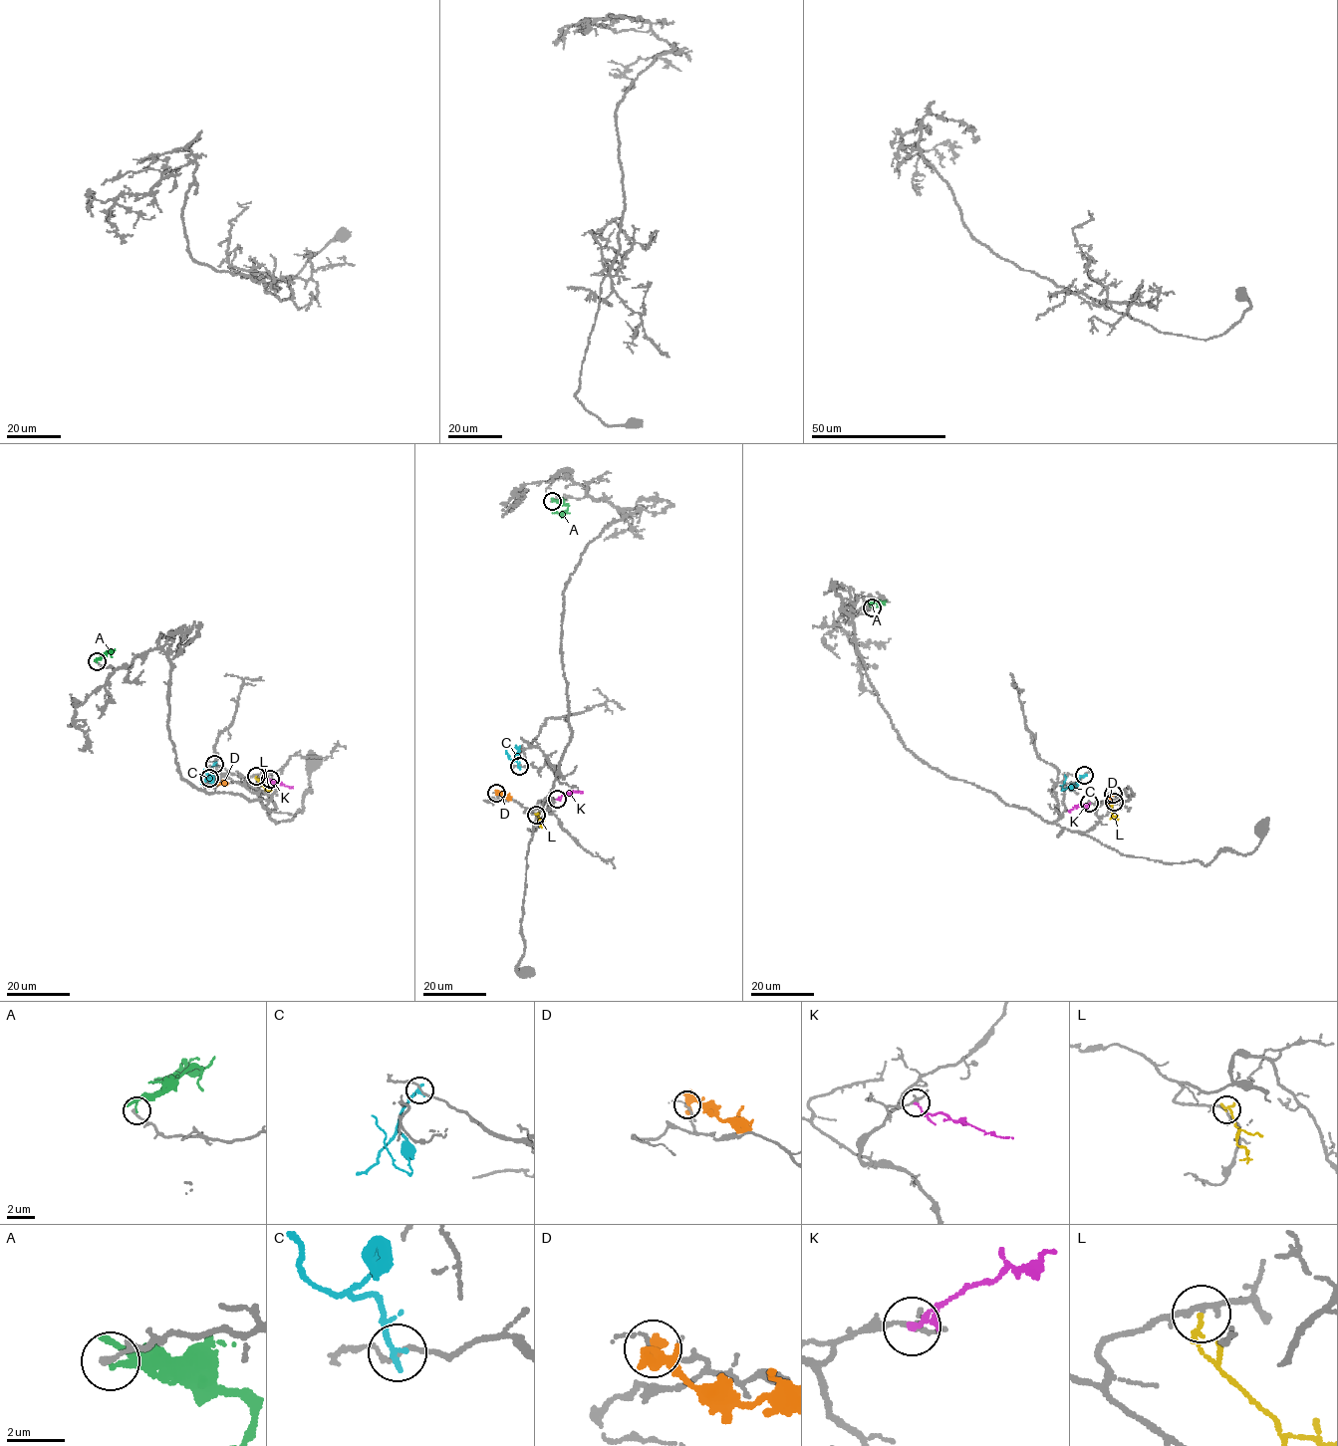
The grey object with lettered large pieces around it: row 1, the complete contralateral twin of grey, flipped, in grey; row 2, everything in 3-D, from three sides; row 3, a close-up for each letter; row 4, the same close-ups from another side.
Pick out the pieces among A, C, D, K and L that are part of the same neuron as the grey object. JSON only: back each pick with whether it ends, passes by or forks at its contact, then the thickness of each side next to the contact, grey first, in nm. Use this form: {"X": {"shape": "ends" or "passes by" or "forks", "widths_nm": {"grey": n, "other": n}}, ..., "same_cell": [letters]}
{"same_cell": []}

